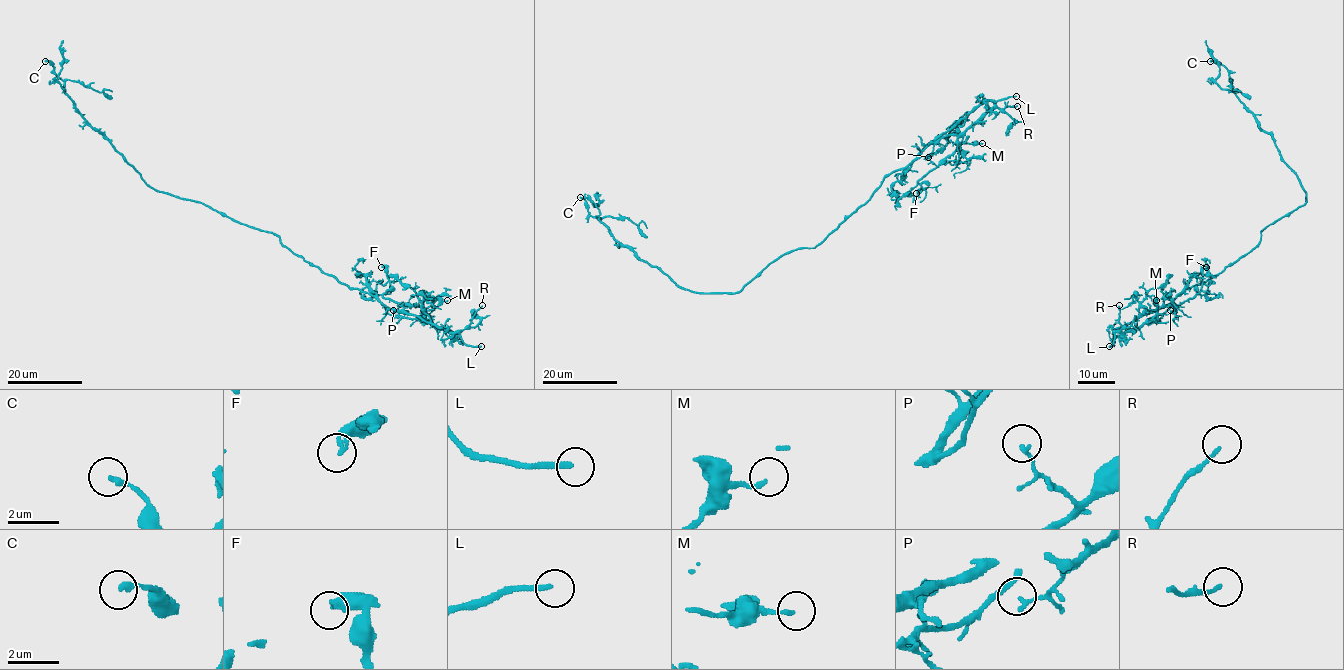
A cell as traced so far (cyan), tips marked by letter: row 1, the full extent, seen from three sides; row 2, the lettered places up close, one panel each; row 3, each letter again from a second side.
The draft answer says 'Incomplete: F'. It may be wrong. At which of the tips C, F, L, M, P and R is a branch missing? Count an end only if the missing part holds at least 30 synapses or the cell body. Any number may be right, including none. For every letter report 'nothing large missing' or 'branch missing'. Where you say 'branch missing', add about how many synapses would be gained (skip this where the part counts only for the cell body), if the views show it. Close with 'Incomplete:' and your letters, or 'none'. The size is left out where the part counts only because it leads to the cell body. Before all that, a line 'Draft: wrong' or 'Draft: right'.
Draft: wrong
C: nothing large missing
F: nothing large missing
L: branch missing
M: nothing large missing
P: nothing large missing
R: nothing large missing
Incomplete: L

